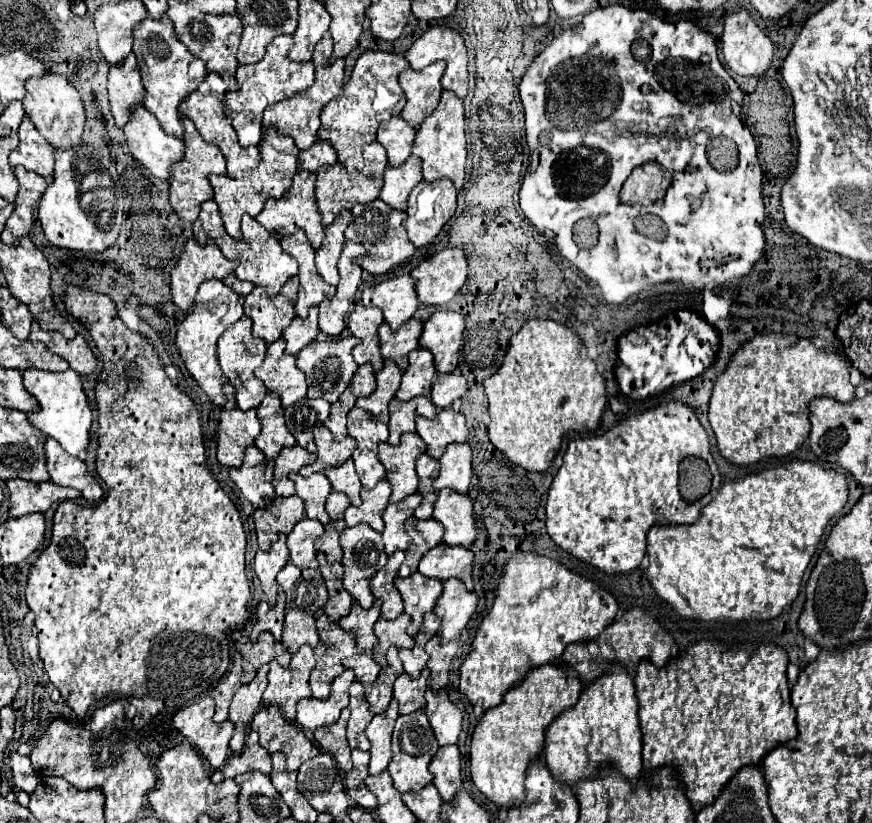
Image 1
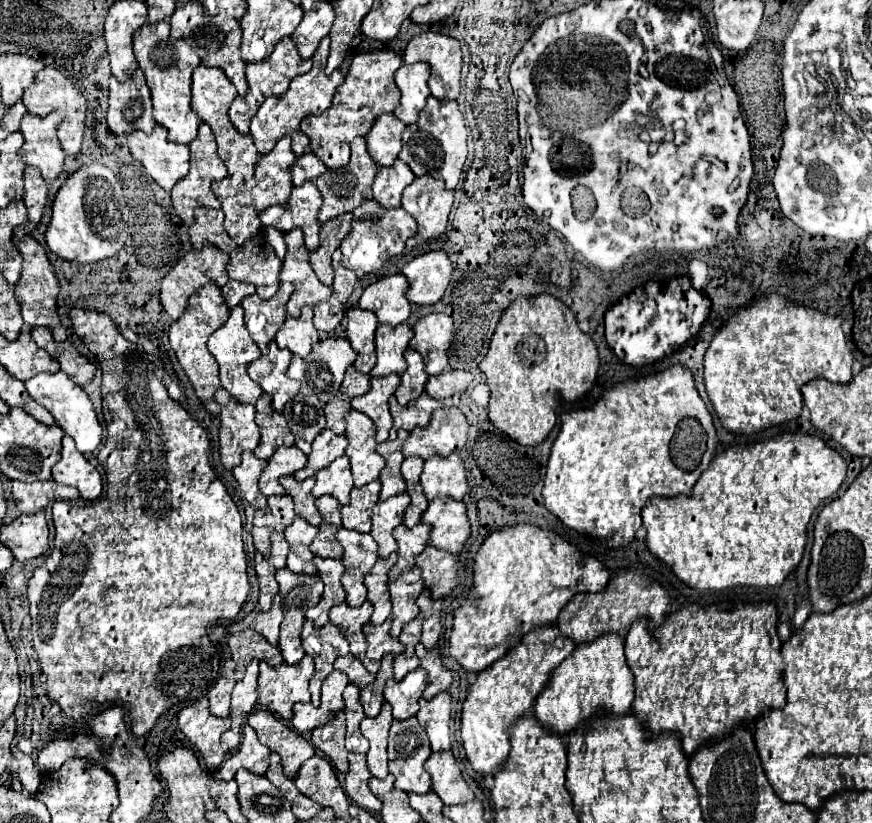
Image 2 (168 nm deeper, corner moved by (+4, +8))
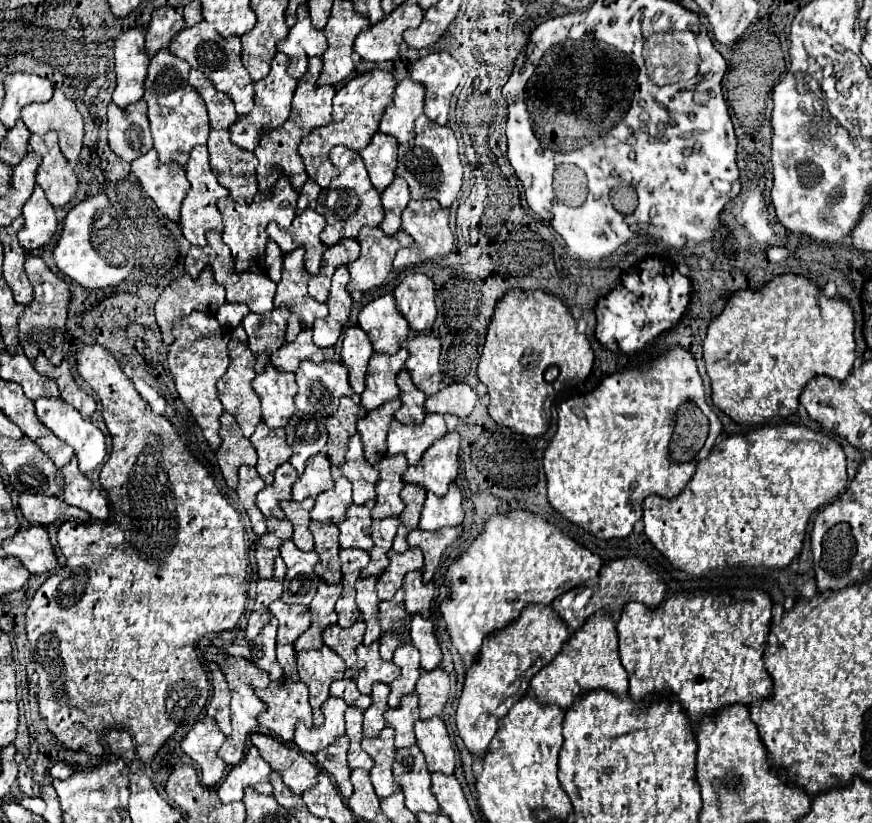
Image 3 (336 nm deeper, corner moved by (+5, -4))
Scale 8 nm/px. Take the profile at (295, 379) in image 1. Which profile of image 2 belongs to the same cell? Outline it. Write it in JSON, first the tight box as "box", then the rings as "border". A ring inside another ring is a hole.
{"box":[249,342,299,412],"border":[[[275,342],[269,344],[269,352],[263,354],[259,360],[249,364],[249,376],[263,388],[265,394],[271,396],[271,406],[275,412],[279,412],[297,392],[299,384],[297,380],[291,380],[285,376],[289,368],[291,352],[285,352],[277,348]]]}

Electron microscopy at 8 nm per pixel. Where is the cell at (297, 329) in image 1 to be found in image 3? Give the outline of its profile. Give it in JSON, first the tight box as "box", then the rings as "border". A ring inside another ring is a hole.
{"box":[272,328,324,372],"border":[[[304,328],[294,342],[286,342],[272,354],[272,364],[286,370],[286,372],[296,372],[298,364],[302,360],[312,360],[312,362],[322,362],[324,354],[322,350],[312,342],[312,330]]]}

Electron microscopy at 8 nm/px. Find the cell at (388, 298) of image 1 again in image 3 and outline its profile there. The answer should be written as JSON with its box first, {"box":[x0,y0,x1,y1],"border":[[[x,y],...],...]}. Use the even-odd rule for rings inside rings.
{"box":[358,294,408,354],"border":[[[392,294],[380,296],[366,304],[358,316],[360,328],[368,334],[376,352],[396,354],[402,342],[408,338],[408,322],[396,310]]]}

